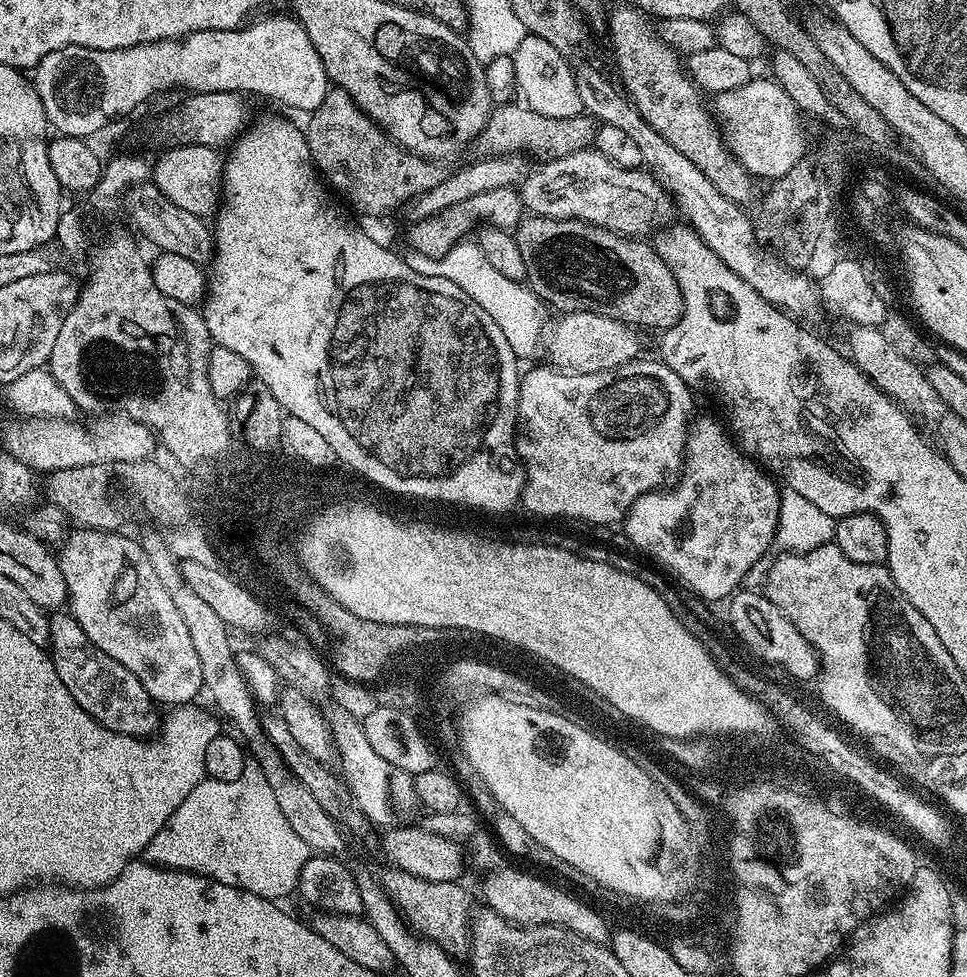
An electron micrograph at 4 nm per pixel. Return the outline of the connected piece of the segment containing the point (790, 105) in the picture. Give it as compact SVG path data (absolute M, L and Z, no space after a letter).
M756 76L738 88L717 93L714 114L721 123L730 125L728 132L726 130L726 144L743 168L754 178L773 180L792 169L806 154L808 145L796 103L775 79L766 78Z

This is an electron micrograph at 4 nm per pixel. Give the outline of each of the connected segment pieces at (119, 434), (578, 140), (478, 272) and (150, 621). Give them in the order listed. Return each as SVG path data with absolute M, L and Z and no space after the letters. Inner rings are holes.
M104 414L92 432L79 422L58 418L16 418L4 428L2 447L37 473L49 474L67 467L84 467L94 463L134 462L153 455L157 437L144 424L135 424L126 416Z
M504 102L493 107L492 117L480 131L478 145L481 157L527 154L529 157L555 158L574 154L578 150L593 147L596 142L598 121L593 116L581 114L573 119L543 117L523 103Z
M468 243L455 244L445 256L439 258L409 251L406 259L410 270L418 270L418 274L446 278L454 282L454 286L466 290L466 294L470 294L470 298L474 298L474 302L478 302L478 306L482 306L482 310L486 310L490 318L494 318L498 330L506 334L506 342L510 342L510 350L514 350L517 358L534 355L536 347L539 344L541 347L542 337L546 332L546 324L544 328L545 305L535 292L529 291L527 287L521 286L515 280L507 280L506 274L498 274L498 270L494 270L494 266L486 262L486 254L482 254L479 243Z
M77 527L76 532L69 531L66 539L59 545L58 559L62 578L66 578L68 587L67 607L70 614L86 630L86 638L98 646L98 650L106 650L114 662L122 662L142 686L146 686L146 694L150 694L157 705L188 704L191 705L196 695L201 695L202 662L198 662L198 653L190 638L190 630L186 630L186 622L182 622L182 614L178 614L178 606L174 606L174 598L162 587L162 582L150 564L142 546L136 538L119 532L101 532L94 528Z

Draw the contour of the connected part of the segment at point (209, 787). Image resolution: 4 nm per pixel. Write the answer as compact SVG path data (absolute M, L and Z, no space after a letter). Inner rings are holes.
M250 758L241 778L233 782L219 782L205 778L186 796L178 809L166 820L158 834L142 850L145 863L176 871L198 873L223 885L246 890L267 900L279 901L295 891L302 866L312 855L311 848L291 829L290 822L279 809L278 798L270 787L259 761Z

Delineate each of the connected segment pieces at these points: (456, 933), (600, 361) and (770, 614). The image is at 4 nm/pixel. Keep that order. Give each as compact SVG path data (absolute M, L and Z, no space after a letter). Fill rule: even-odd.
M400 872L397 877L395 880L392 876L380 876L379 885L391 896L392 903L401 913L407 914L406 919L412 931L441 946L452 944L450 952L453 957L460 958L463 952L465 955L470 948L470 921L474 915L474 907L472 908L472 900L463 888L463 883L428 882L405 872Z
M565 312L559 318L561 320L553 328L551 325L546 348L548 344L548 356L552 359L549 361L563 371L578 374L612 372L624 364L631 364L641 355L637 329L631 324L593 312Z
M737 590L728 597L726 607L728 607L728 624L732 627L732 632L757 656L760 660L765 660L768 664L773 664L776 668L781 668L784 672L789 672L796 680L811 681L818 672L818 657L812 651L810 642L798 634L794 622L770 602L770 598L760 590L757 592L744 592Z

